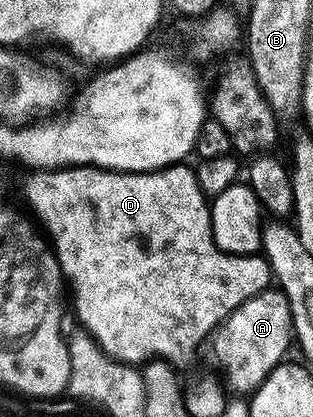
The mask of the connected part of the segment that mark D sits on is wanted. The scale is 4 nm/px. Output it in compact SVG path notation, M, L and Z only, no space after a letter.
M179 162L168 168L160 168L157 172L112 172L108 168L67 166L53 170L31 171L30 177L26 180L26 200L30 203L31 210L38 215L37 223L44 229L52 245L52 251L58 258L58 265L62 268L63 277L68 281L69 291L70 288L74 291L72 311L77 317L77 323L93 337L95 343L102 348L104 355L120 363L142 366L159 358L168 360L175 366L192 363L198 347L201 344L203 347L209 341L214 329L228 318L228 314L232 314L232 310L236 310L236 306L248 302L248 298L271 287L272 273L265 256L261 254L237 256L216 246L212 234L208 197L202 193L196 182L194 168L190 166L185 168L186 166L185 163Z

